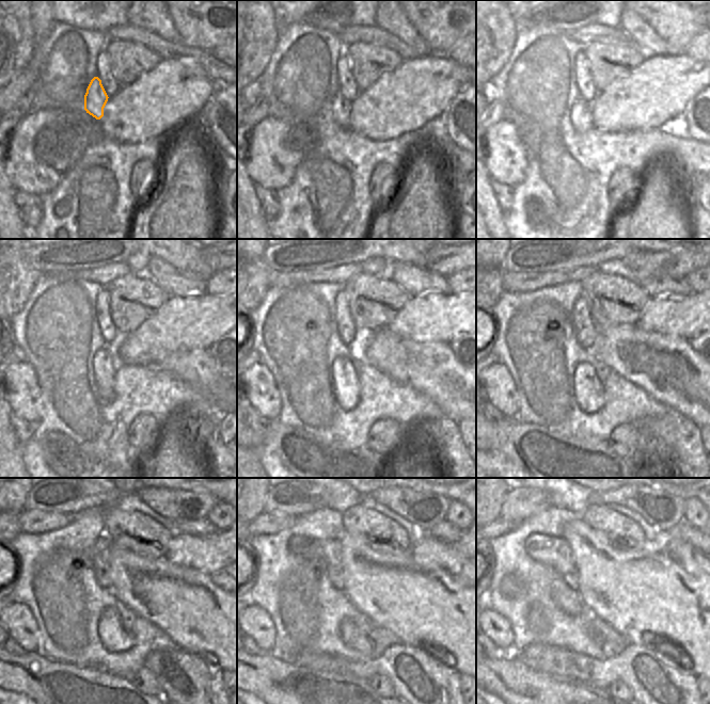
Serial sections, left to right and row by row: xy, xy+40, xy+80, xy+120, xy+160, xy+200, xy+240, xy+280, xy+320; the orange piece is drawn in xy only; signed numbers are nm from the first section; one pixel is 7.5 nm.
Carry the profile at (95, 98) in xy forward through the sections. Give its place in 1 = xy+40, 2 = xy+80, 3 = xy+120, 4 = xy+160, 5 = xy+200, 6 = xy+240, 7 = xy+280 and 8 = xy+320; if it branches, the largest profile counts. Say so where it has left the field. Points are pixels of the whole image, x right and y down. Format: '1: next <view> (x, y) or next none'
1: next xy+40 (341, 107)
2: next xy+80 (581, 118)
3: next xy+120 (104, 369)
4: next xy+160 (345, 373)
5: next xy+200 (588, 380)
6: next xy+240 (115, 625)
7: next xy+280 (356, 628)
8: next xy+320 (614, 644)

